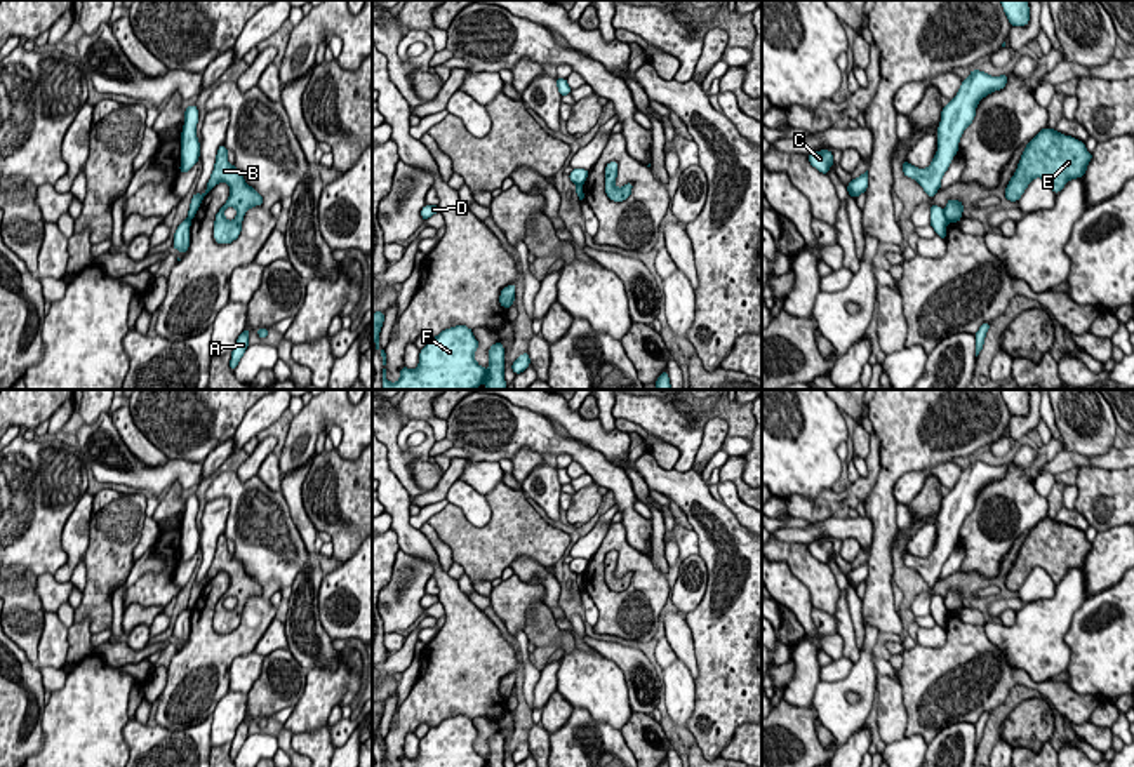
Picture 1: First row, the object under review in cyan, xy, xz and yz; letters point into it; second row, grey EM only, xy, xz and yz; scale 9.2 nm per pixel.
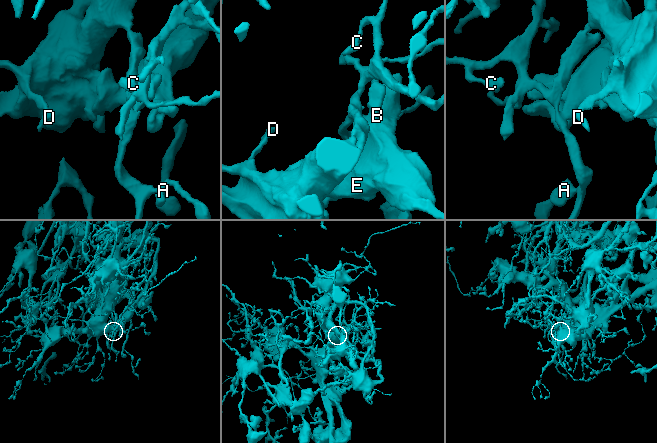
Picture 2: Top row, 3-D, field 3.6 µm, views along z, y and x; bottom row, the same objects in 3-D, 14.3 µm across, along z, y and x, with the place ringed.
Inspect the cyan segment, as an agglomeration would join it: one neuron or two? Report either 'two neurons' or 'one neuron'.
two neurons

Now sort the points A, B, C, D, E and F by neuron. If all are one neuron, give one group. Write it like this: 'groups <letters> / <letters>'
groups A C D F / B E

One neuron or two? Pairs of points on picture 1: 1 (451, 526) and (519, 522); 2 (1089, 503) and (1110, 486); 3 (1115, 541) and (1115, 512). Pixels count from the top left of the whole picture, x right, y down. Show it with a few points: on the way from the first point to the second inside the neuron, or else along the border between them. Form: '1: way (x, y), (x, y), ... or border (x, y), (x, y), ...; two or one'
1: way (468, 536), (501, 536); one
2: way (1094, 501), (1105, 491); one
3: border (1115, 526), (1098, 533); two

